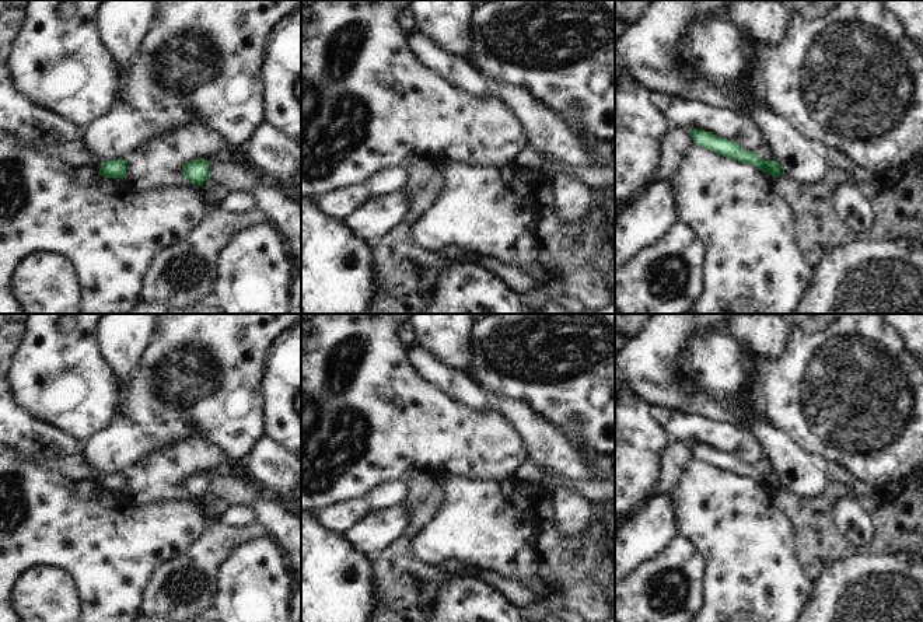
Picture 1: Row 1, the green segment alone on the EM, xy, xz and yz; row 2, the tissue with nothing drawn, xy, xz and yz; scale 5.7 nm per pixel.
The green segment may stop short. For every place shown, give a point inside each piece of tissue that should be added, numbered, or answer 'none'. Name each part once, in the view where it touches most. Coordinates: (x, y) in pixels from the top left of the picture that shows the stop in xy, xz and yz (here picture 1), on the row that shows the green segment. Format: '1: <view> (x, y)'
none

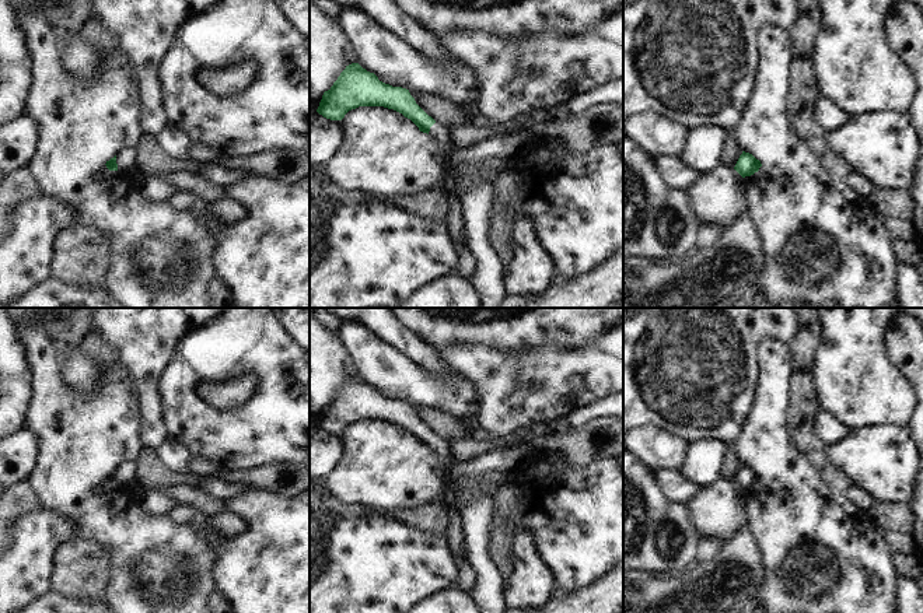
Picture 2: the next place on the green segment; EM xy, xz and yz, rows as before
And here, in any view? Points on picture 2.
1: xy (125, 158)

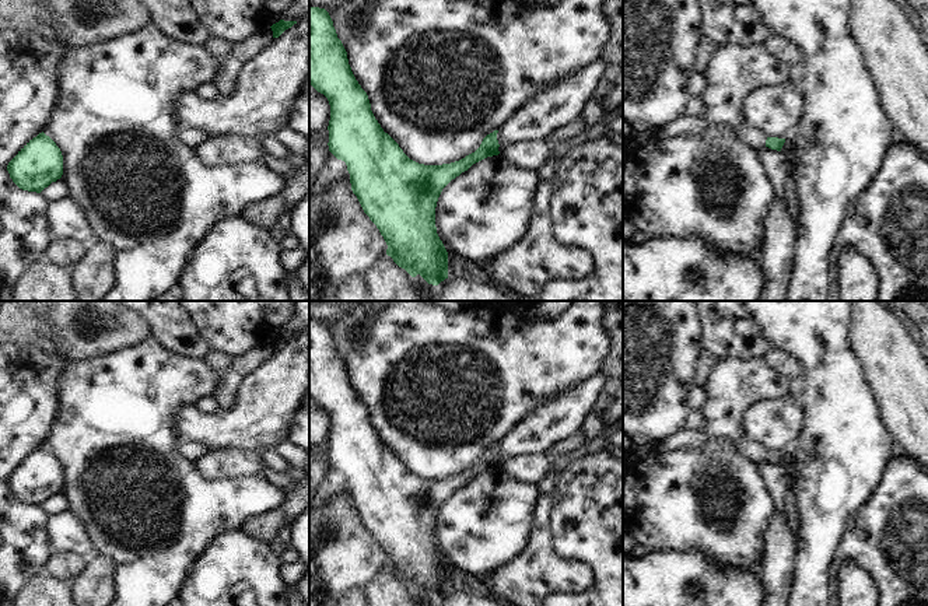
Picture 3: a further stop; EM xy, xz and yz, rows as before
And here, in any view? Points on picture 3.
1: yz (748, 135)

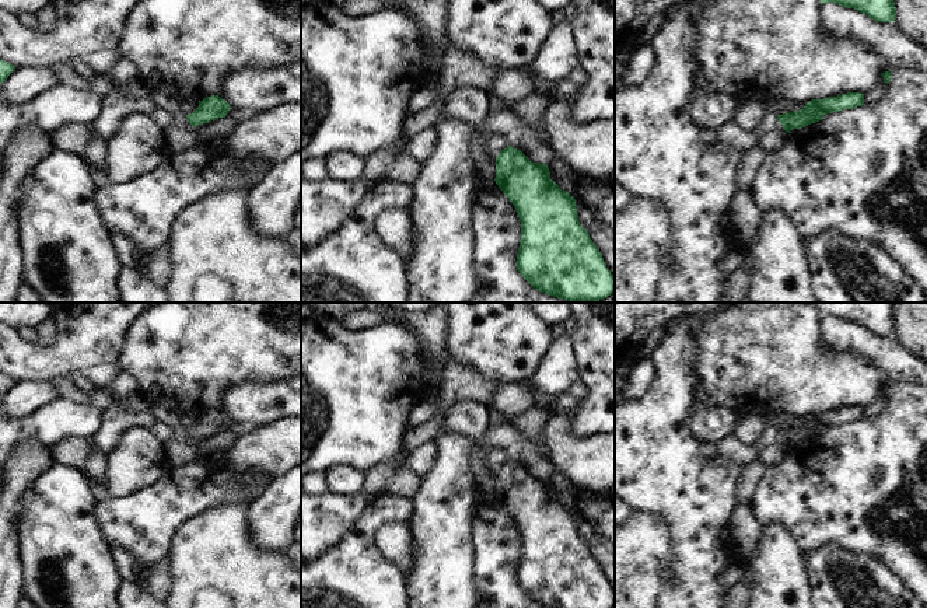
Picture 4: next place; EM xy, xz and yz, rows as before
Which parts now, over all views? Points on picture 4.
none

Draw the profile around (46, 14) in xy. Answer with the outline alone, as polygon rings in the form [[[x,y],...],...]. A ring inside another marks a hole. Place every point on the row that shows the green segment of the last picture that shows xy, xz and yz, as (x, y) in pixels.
[[[49,1],[43,4],[36,15],[36,29],[41,32],[50,32],[56,27],[56,4],[55,1]]]

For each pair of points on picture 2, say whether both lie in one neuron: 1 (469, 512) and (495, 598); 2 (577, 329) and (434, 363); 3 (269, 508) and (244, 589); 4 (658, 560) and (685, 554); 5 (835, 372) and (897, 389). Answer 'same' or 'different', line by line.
1: same
2: different
3: same
4: same
5: same

